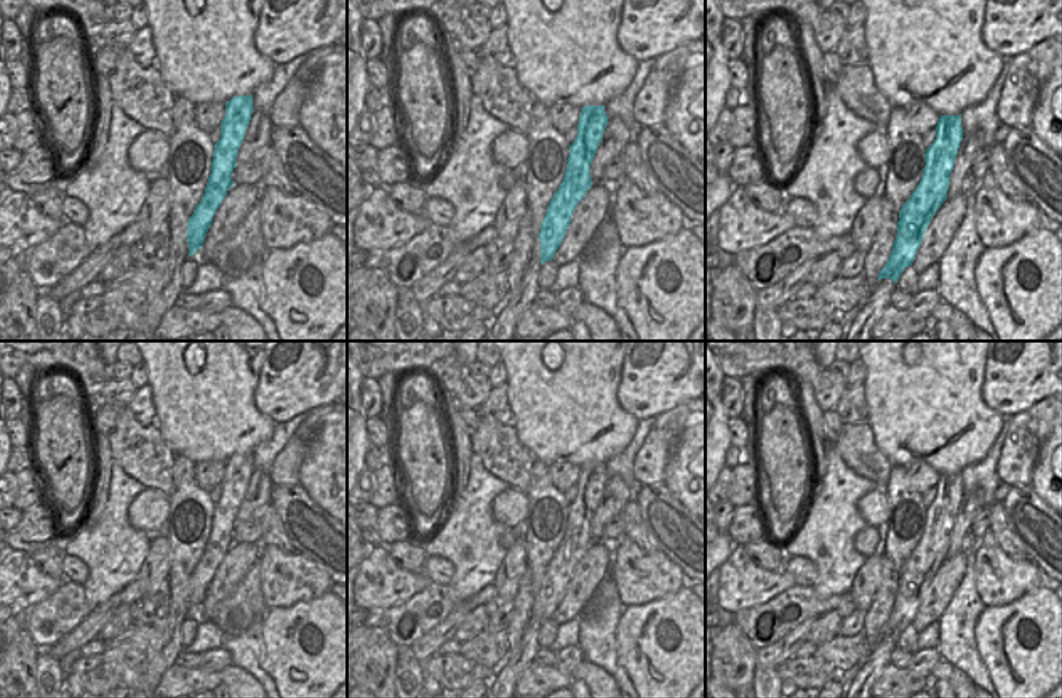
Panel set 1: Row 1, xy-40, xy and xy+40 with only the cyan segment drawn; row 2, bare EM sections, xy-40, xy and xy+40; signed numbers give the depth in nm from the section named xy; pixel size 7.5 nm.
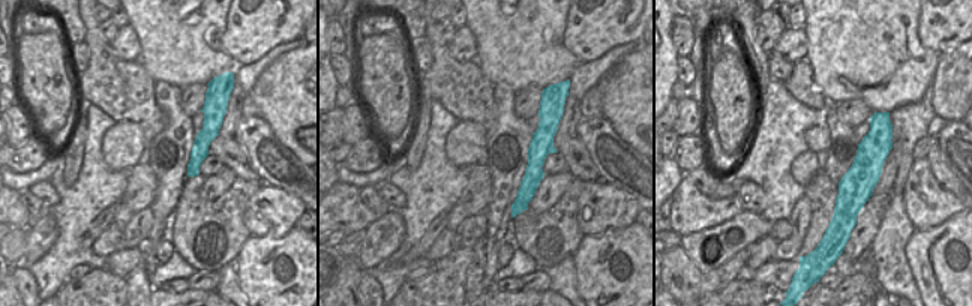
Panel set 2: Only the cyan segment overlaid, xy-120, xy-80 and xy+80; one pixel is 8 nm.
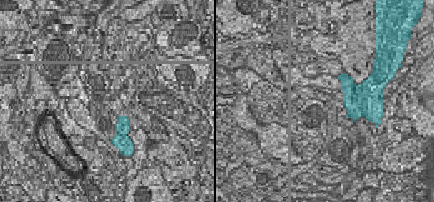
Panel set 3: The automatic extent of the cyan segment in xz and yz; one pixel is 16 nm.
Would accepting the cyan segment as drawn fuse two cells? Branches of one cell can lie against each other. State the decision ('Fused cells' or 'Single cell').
Fused cells

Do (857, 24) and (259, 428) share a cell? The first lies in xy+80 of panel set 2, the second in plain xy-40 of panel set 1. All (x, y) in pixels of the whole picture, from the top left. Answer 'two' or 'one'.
one

